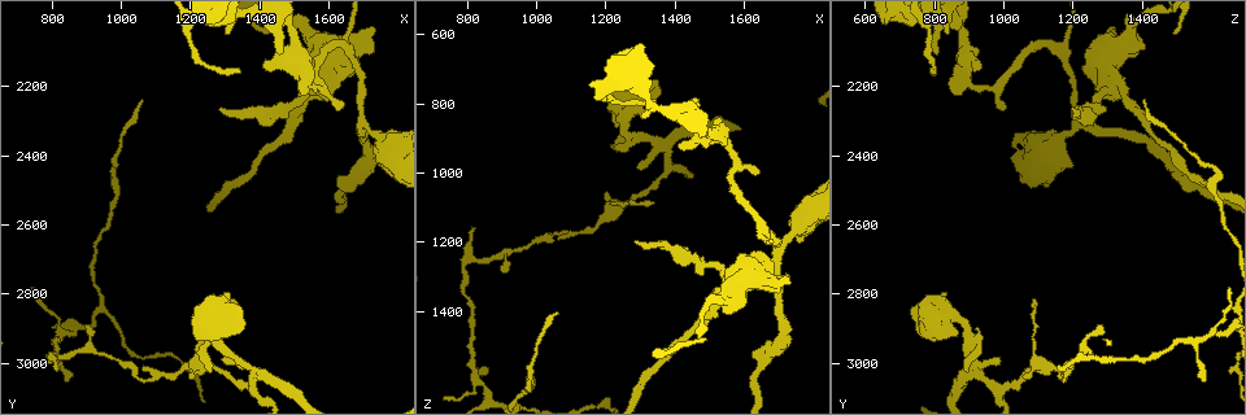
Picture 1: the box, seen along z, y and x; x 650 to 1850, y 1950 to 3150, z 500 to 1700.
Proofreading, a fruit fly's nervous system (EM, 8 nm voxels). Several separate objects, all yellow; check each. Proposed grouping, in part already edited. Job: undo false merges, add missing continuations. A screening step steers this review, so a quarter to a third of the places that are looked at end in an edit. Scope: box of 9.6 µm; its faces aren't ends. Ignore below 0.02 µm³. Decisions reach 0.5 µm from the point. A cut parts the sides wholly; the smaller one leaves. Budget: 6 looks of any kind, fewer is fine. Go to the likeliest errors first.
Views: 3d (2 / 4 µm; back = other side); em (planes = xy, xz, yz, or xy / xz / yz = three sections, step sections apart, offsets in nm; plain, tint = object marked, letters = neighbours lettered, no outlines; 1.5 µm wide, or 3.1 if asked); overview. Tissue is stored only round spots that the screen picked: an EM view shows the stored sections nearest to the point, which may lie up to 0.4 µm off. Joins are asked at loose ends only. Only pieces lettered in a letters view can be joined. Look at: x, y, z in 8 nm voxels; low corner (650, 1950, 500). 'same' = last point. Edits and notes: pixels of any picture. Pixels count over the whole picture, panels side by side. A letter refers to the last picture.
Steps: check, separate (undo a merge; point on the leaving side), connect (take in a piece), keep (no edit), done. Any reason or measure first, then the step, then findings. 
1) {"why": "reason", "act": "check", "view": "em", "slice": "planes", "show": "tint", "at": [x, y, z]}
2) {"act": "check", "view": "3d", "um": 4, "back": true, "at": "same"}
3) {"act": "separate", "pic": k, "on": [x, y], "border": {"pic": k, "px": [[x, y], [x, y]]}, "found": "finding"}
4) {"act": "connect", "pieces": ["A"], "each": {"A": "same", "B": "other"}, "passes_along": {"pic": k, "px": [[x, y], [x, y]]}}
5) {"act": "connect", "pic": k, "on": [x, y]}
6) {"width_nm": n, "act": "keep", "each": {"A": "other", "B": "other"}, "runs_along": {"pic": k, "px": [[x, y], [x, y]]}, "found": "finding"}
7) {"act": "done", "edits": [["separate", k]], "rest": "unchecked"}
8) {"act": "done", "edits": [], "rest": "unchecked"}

{"why": "thin end", "act": "check", "view": "3d", "um": 2, "at": [820, 3020, 1160]}

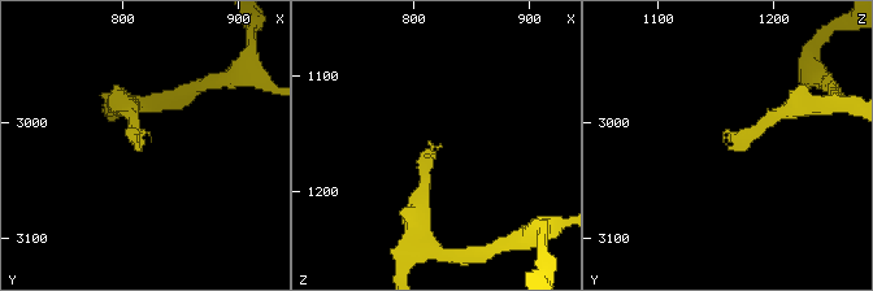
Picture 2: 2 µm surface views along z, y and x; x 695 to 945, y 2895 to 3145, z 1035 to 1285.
{"why": "shape alone is not enough", "act": "check", "view": "em", "slice": "planes", "show": "letters", "at": [816, 3016, 1156]}

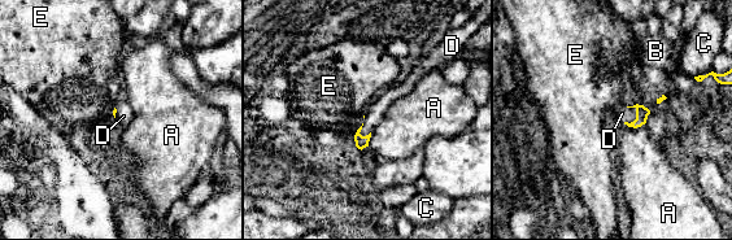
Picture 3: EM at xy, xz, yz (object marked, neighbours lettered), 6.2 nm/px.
{"act": "connect", "pieces": ["D"], "each": {"A": "other", "B": "other", "C": "other", "D": "same", "E": "other"}, "passes_along": {"pic": 3, "px": [[641, 112], [636, 118], [622, 113]]}, "found": "the cell continues"}

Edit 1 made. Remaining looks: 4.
{"act": "check", "view": "overview"}

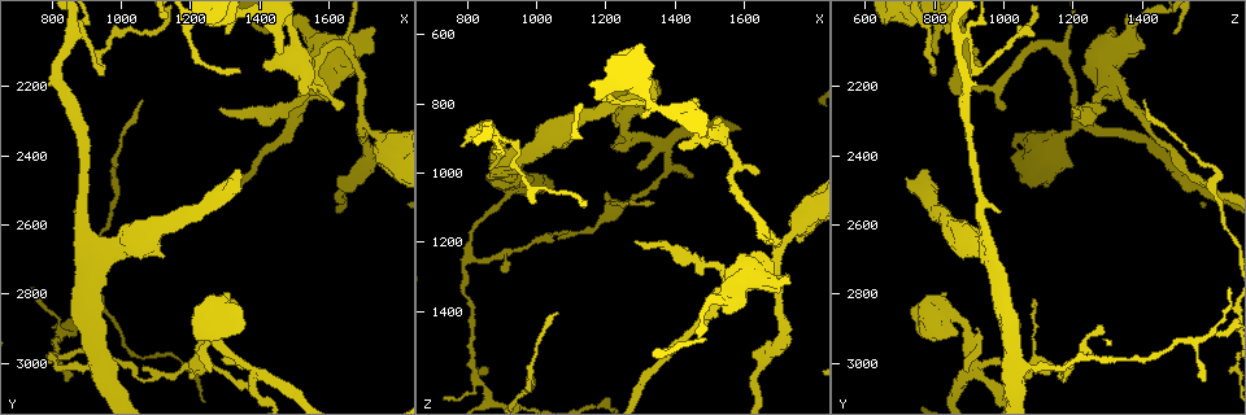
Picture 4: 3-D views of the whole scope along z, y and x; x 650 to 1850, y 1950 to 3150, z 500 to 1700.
{"why": "long arm stops here", "act": "check", "view": "3d", "um": 4, "at": [1330, 2440, 770]}

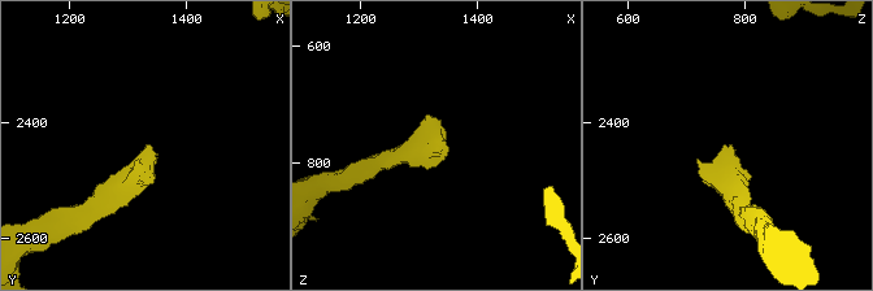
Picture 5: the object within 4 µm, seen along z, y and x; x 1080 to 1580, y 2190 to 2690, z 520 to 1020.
{"why": "now the EM", "act": "check", "view": "em", "slice": "planes", "show": "letters", "at": [1335, 2445, 770]}

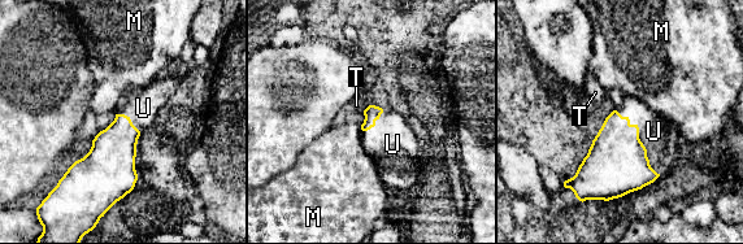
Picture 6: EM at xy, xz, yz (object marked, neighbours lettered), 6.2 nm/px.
{"act": "connect", "pieces": ["U"], "each": {"M": "other", "T": "other", "U": "same"}, "passes_along": {"pic": 6, "px": [[617, 161], [637, 126], [654, 131]]}, "found": "it goes on there"}

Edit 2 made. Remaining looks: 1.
{"act": "check", "view": "em", "slice": "planes", "show": "letters", "at": [1290, 2990, 990]}

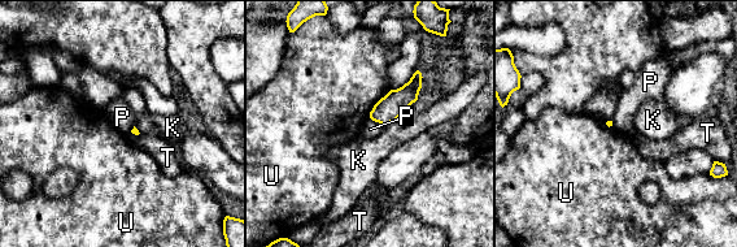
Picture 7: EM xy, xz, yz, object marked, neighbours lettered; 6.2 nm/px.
{"act": "keep", "each": {"K": "other", "P": "other", "T": "other", "U": "other"}, "found": "none of them fits"}

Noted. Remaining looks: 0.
{"act": "done", "edits": [["connect", 3], ["connect", 6]], "rest": "unchecked"}

